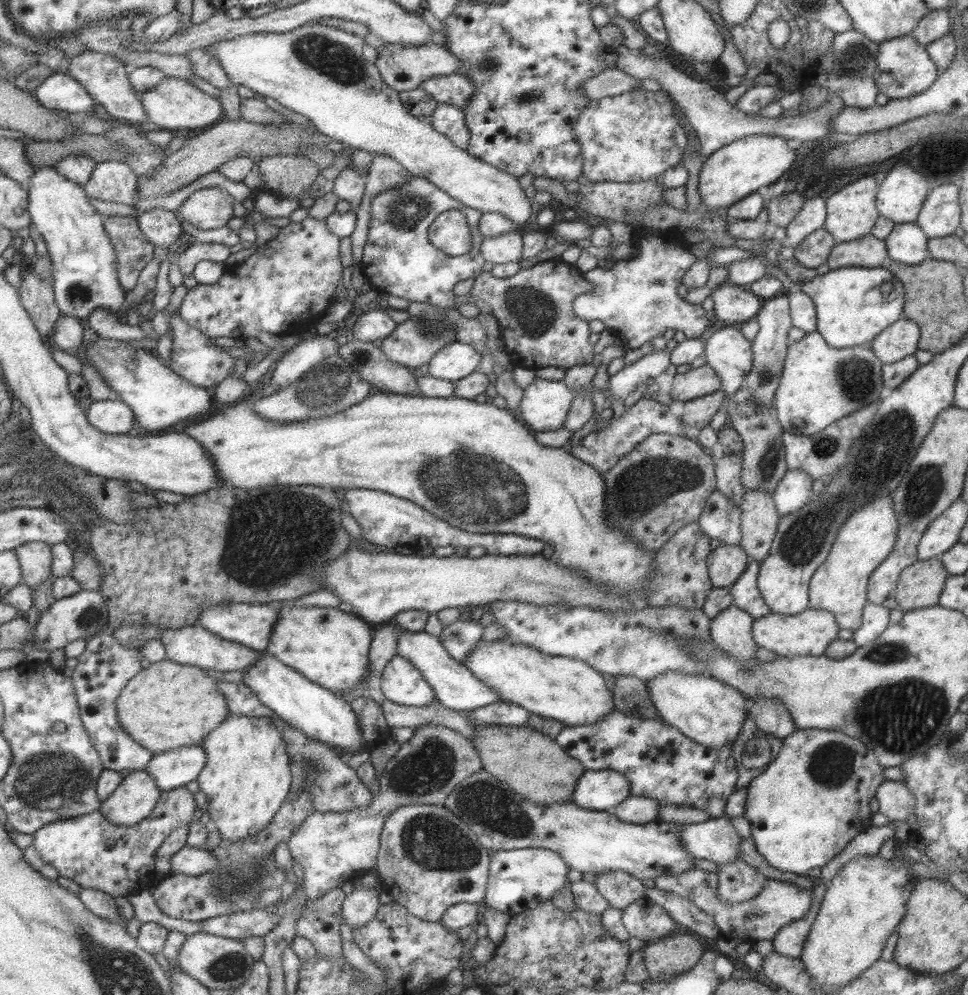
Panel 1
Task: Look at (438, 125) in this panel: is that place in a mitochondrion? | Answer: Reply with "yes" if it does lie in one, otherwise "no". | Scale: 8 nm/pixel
no

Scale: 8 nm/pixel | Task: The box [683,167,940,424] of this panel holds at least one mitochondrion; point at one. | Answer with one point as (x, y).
(856, 377)

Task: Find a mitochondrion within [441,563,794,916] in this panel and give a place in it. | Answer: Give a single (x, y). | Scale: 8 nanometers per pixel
(486, 803)

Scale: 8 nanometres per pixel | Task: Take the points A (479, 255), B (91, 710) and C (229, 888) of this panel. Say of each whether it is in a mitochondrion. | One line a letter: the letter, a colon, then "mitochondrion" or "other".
A: other
B: other
C: mitochondrion

